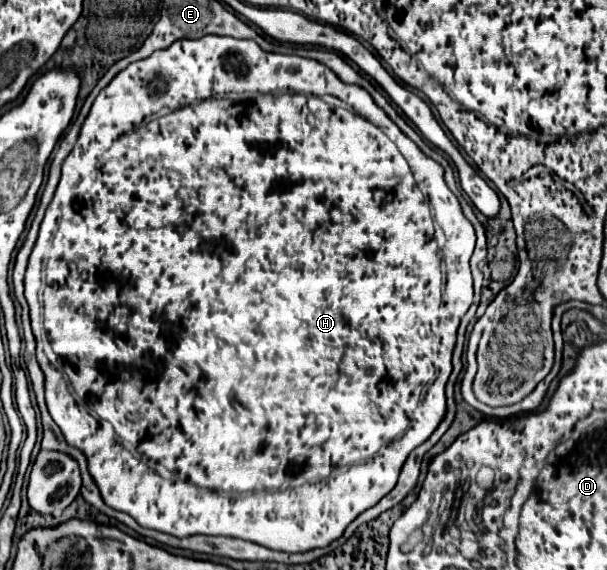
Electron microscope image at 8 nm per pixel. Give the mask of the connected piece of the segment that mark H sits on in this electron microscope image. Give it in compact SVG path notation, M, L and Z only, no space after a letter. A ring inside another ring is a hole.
M209 35L197 41L193 39L175 41L169 49L157 51L147 59L131 63L97 95L91 107L91 113L83 123L79 139L71 155L63 163L59 187L55 191L51 205L47 207L45 219L39 229L37 245L34 246L29 257L27 267L31 267L29 269L31 275L27 279L27 297L33 297L33 301L35 297L35 303L32 303L31 300L31 303L28 304L29 315L37 346L36 358L45 373L45 399L47 399L49 413L53 421L59 425L59 429L63 431L67 443L85 453L89 473L93 481L97 483L105 505L109 505L111 509L129 513L141 527L169 533L175 537L221 535L221 537L245 539L245 541L263 545L267 549L273 549L273 551L305 553L311 549L327 547L335 539L339 539L345 527L357 515L377 505L395 487L399 471L407 455L429 439L429 435L439 427L439 423L443 421L447 413L445 385L453 371L451 355L453 355L453 347L457 339L457 327L461 323L461 317L467 313L473 301L473 281L471 281L469 259L475 249L475 231L473 231L473 225L465 219L457 197L447 187L443 179L443 167L437 161L429 159L407 135L403 135L393 125L395 123L375 104L365 89L355 84L343 83L323 63L305 59L299 55L267 53L251 39L243 41L243 39L217 37L217 35ZM37 312L43 312L43 318L42 316L39 318ZM69 385L73 385L77 395L69 391Z

